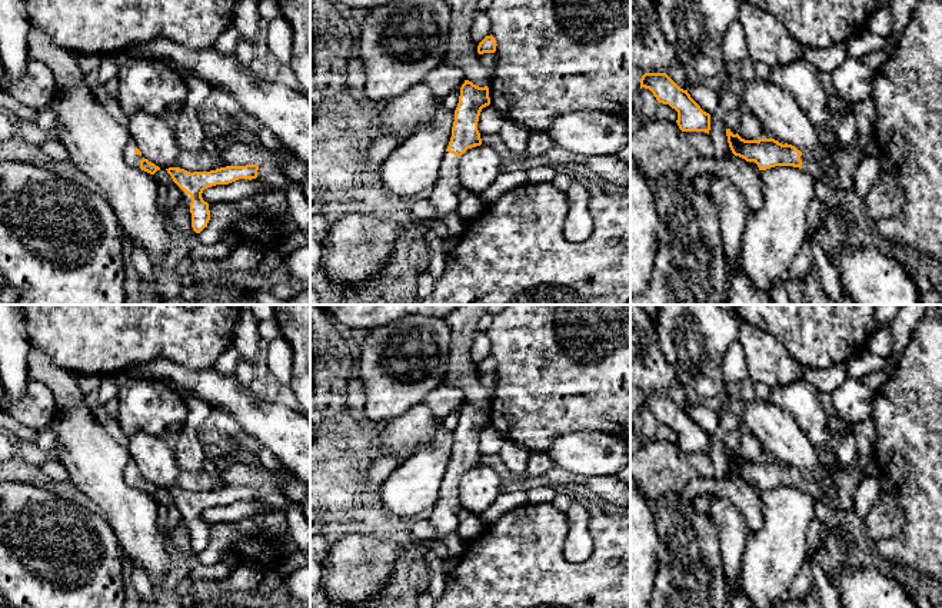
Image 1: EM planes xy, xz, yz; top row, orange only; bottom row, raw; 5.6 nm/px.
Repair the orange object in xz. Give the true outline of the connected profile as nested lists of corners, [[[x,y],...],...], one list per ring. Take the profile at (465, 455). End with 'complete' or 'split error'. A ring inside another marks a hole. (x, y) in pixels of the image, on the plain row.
[[[465,401],[455,431],[452,458],[440,485],[437,502],[432,508],[429,516],[429,521],[436,531],[436,538],[426,541],[426,549],[439,548],[447,535],[457,531],[457,515],[462,509],[460,478],[467,469],[482,465],[477,442],[482,429],[489,425],[489,408],[479,408],[469,401]]]; split error

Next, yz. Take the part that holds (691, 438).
[[[645,393],[640,409],[649,409],[656,421],[669,425],[678,432],[678,446],[682,452],[710,451],[710,435],[690,418],[688,411],[680,409],[666,393]]]; complete

